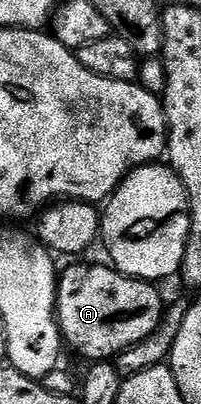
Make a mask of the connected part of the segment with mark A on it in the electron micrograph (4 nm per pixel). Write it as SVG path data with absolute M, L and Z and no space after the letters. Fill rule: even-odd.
M79 262L72 268L63 268L58 277L58 292L56 294L55 315L58 317L59 329L66 347L80 352L87 362L107 362L119 355L129 346L149 338L158 330L165 315L163 296L154 283L146 280L135 280L132 276L122 276L114 267L91 268L83 276L83 268Z

